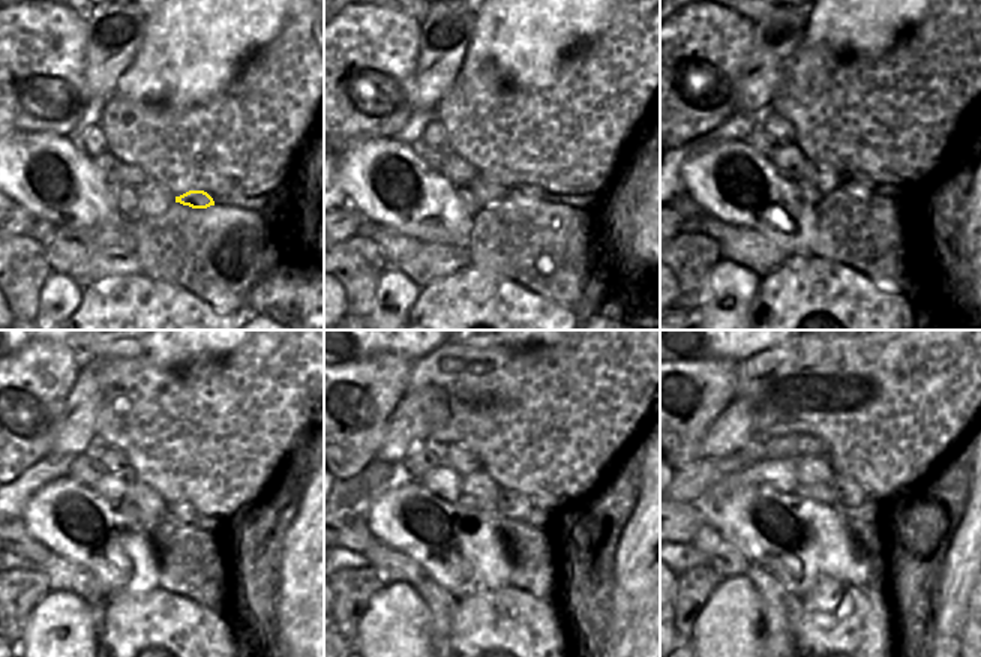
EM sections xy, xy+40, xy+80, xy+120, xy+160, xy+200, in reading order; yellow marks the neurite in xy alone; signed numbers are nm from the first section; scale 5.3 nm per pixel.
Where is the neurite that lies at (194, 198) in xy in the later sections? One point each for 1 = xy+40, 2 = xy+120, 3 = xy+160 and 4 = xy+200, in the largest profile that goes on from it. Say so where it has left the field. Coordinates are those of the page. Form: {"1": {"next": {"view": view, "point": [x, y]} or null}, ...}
{"1": {"next": {"view": "xy+40", "point": [531, 191]}}, "2": {"next": {"view": "xy+120", "point": [182, 512]}}, "3": {"next": {"view": "xy+160", "point": [510, 504]}}, "4": {"next": {"view": "xy+200", "point": [848, 494]}}}

